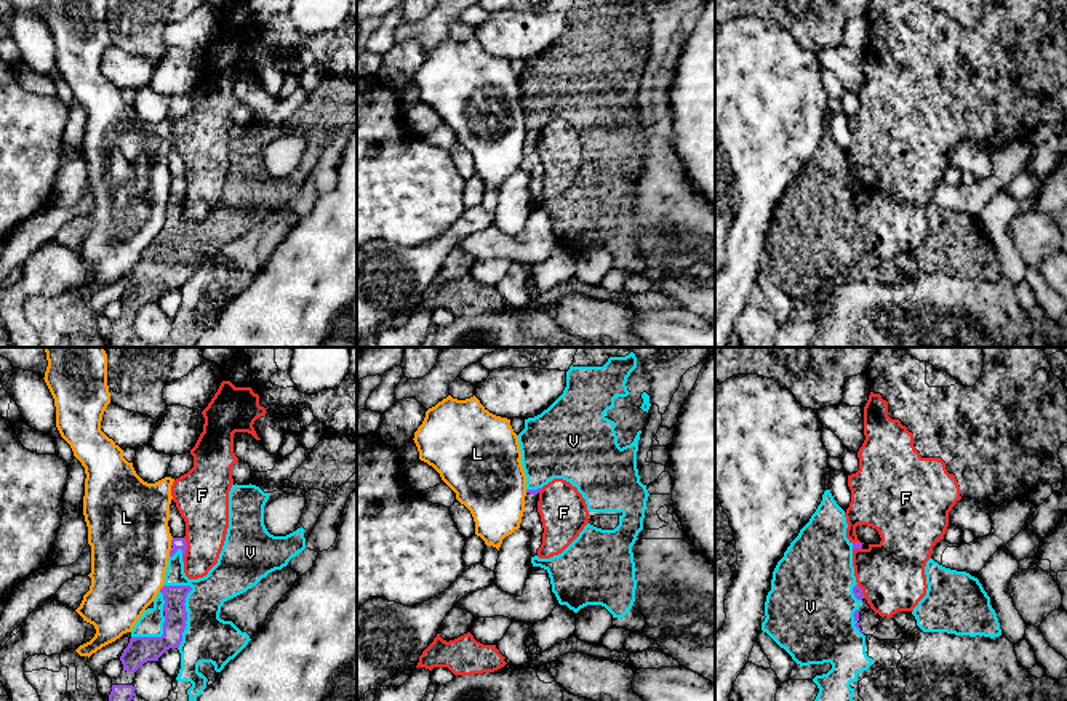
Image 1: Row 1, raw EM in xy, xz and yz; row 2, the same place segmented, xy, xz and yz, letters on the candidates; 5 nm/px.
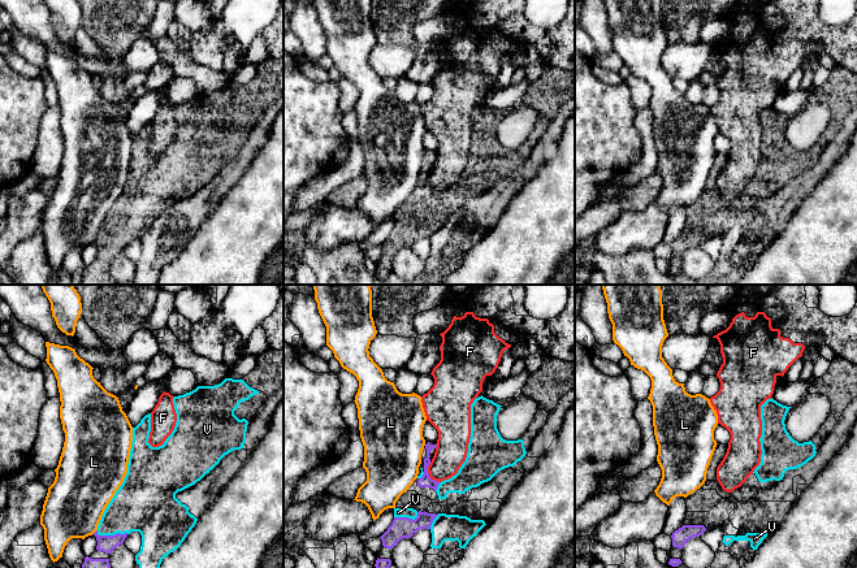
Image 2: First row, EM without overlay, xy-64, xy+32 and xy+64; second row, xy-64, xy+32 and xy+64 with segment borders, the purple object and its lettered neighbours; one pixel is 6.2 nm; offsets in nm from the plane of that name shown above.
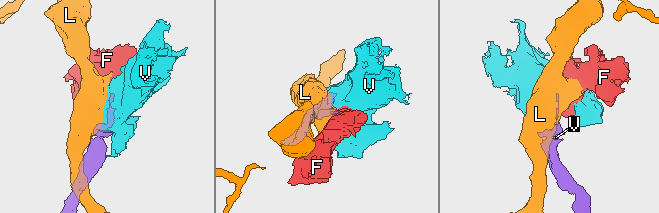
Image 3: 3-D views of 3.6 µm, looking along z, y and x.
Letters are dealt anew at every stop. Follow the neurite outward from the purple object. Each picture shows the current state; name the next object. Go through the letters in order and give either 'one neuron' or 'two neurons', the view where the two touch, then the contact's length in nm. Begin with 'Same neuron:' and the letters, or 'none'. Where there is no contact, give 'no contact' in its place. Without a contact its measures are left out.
Same neuron: V
F: two neurons | xy | 120 nm
L: two neurons | xy | 50 nm
V: one neuron | xy | 340 nm

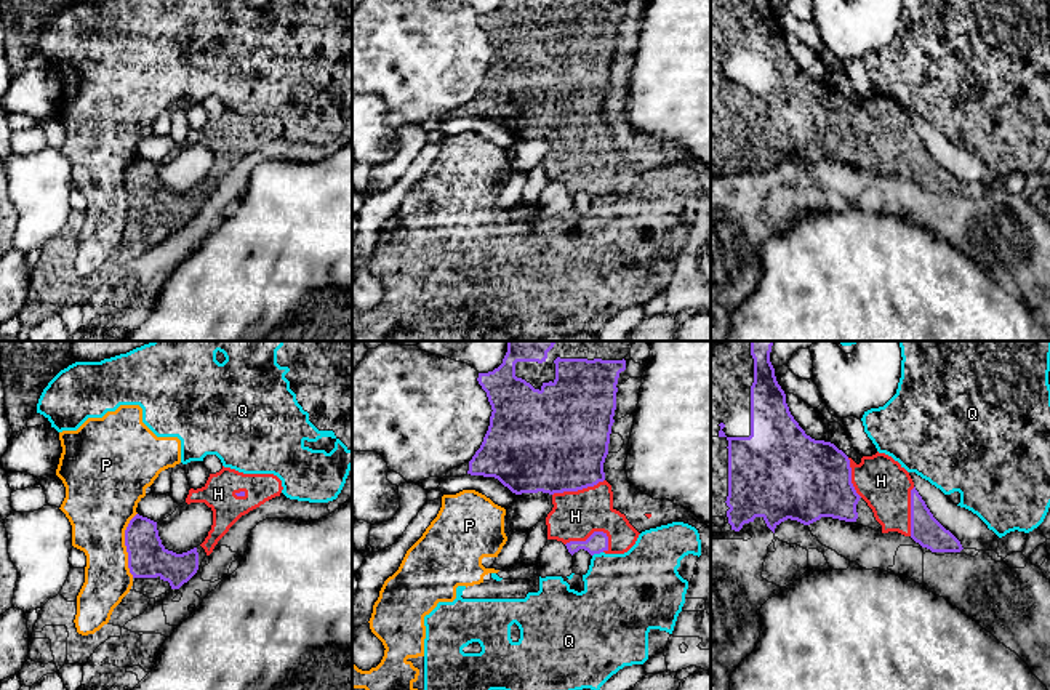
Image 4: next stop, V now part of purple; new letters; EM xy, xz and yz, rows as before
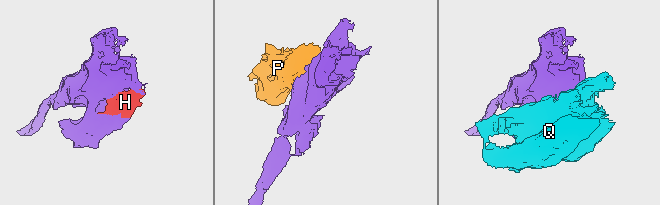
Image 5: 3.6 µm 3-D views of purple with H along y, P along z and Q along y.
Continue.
Same neuron: H
H: one neuron | xz | 220 nm
P: two neurons | xy | 320 nm
Q: two neurons | xz | 60 nm

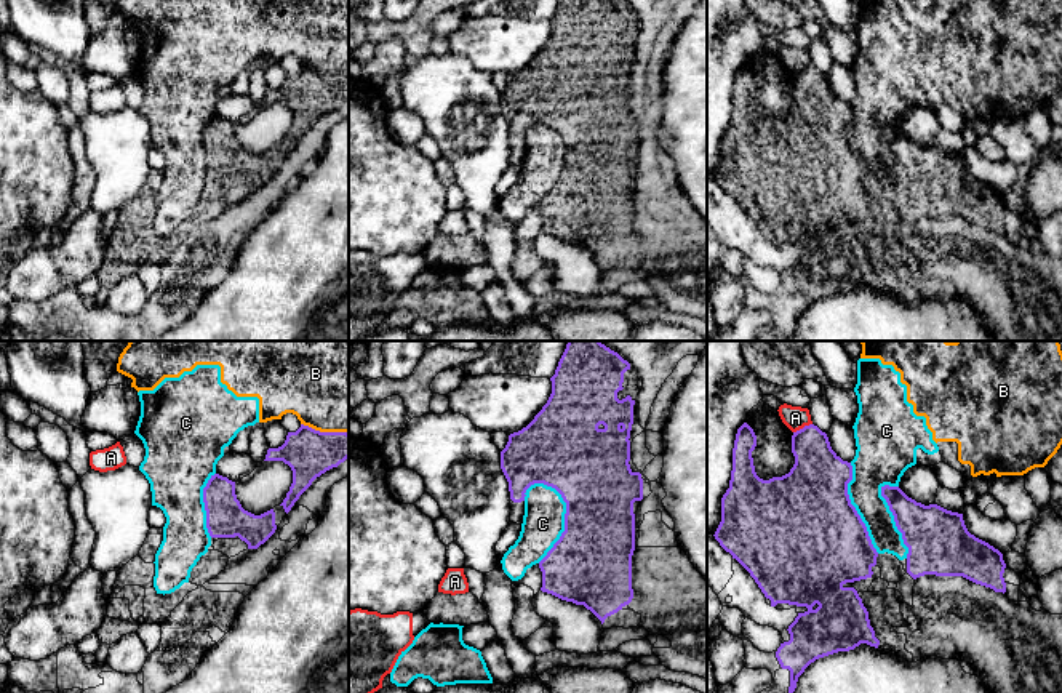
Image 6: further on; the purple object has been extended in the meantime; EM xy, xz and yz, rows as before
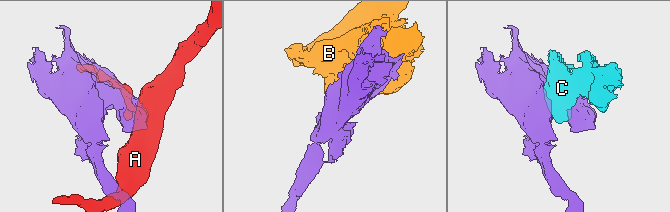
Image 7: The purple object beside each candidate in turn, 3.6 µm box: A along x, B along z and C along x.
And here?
Same neuron: none
A: two neurons | yz | 110 nm
B: two neurons | xy | 240 nm
C: two neurons | xz | 400 nm

